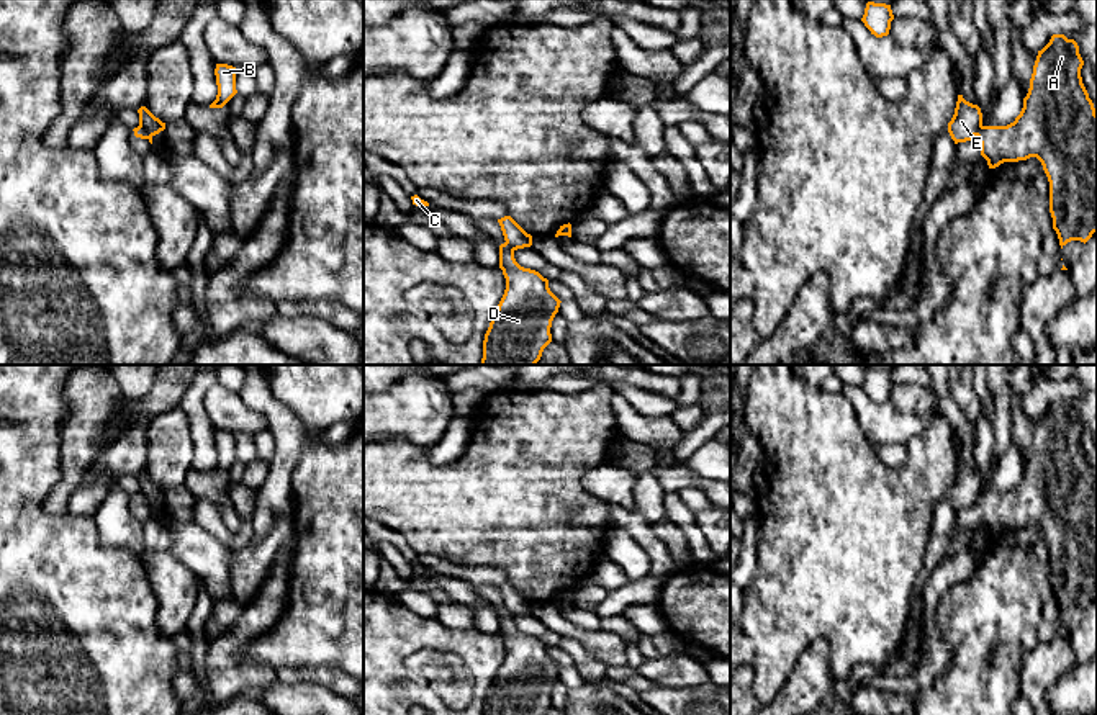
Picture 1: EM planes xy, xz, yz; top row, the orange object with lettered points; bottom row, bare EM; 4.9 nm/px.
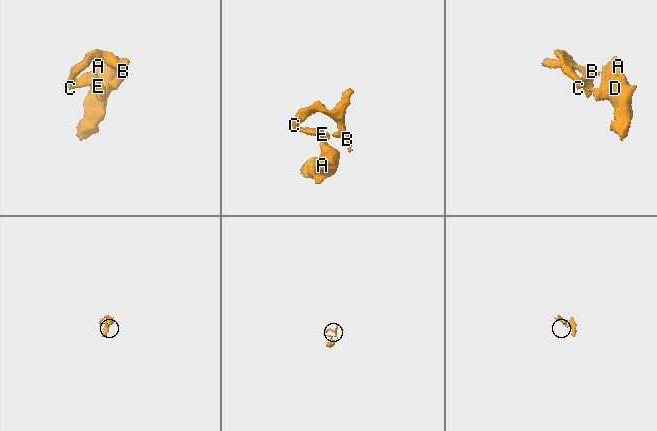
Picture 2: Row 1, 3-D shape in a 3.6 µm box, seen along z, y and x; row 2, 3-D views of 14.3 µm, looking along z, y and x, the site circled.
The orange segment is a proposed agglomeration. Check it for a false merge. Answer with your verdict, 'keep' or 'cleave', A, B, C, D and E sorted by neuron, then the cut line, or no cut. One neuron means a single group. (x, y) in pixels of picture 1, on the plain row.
cleave; groups A D / B C E; cut yz (981, 491), (975, 501)

